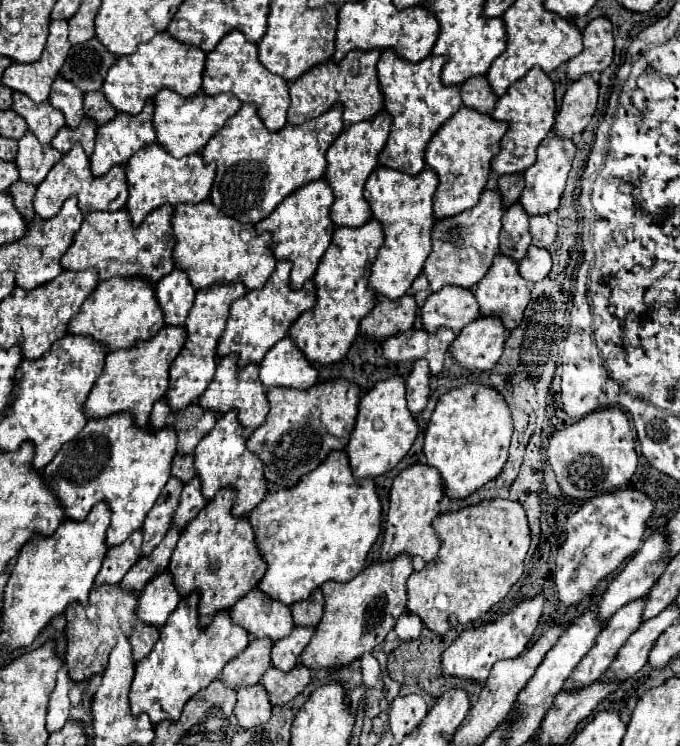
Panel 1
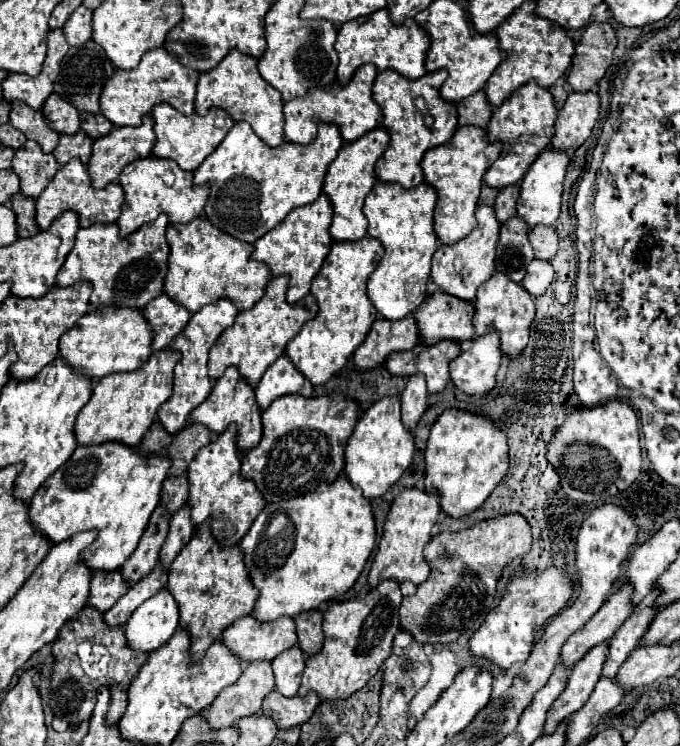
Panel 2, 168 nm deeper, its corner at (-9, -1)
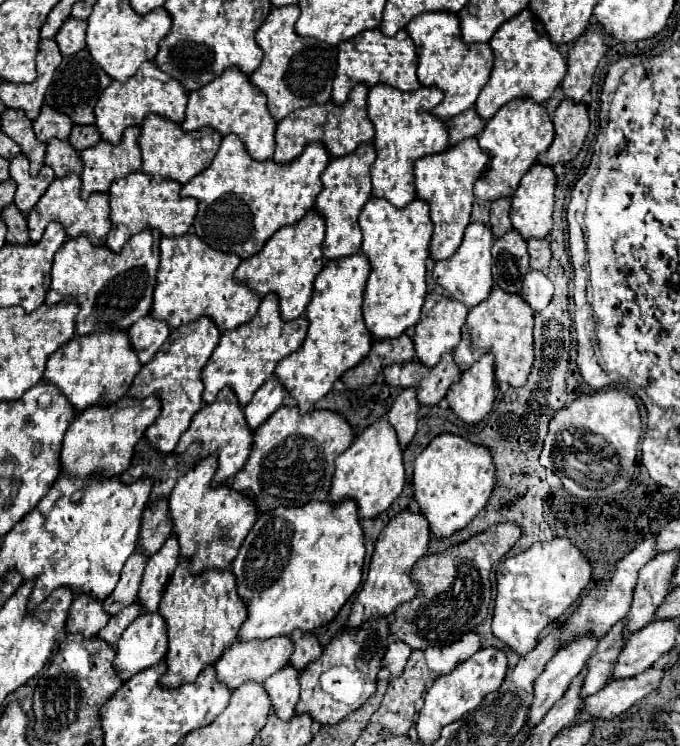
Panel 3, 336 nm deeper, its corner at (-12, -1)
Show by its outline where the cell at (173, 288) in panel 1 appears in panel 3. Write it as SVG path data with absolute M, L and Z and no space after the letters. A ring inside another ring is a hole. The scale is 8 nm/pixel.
M150 315L142 317L140 321L136 321L136 325L132 325L132 329L128 329L130 345L142 365L156 355L156 351L168 339L168 335L168 325L164 325L164 321L154 321L154 317Z

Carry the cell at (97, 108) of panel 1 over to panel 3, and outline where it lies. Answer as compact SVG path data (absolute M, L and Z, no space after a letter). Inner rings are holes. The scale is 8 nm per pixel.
M74 125L68 141L76 151L82 151L82 149L88 149L88 147L100 143L100 133L98 133L98 129L94 125L84 125L84 127Z

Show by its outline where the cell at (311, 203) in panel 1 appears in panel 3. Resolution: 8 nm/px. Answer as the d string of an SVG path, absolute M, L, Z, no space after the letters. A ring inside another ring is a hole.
M310 211L300 225L290 225L288 229L280 229L280 233L274 233L268 239L268 245L256 257L248 257L248 261L242 261L240 267L234 273L234 279L242 285L248 285L258 297L264 297L268 293L274 293L280 299L280 317L284 321L298 319L314 291L314 279L324 267L322 259L322 241L324 241L324 219Z

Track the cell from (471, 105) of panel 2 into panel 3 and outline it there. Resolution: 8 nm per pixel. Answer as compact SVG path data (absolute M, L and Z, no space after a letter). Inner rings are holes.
M468 109L452 117L446 125L448 125L448 135L450 135L450 145L456 145L468 137L478 137L486 123L476 115L474 109Z

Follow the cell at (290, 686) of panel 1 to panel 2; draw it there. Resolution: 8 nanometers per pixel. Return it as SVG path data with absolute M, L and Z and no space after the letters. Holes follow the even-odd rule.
M271 691L265 701L263 701L263 713L271 715L277 723L277 727L283 727L283 729L289 729L293 725L299 725L299 723L305 723L313 709L319 705L319 695L317 693L307 693L305 697L285 697L277 691Z

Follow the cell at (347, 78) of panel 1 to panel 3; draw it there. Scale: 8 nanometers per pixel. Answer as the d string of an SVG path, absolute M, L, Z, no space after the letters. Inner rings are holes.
M354 85L344 105L334 105L332 101L328 101L328 105L314 105L314 107L290 113L276 127L276 135L274 135L276 149L274 149L272 161L278 165L292 163L310 141L322 143L330 153L330 157L344 157L352 153L358 145L370 143L374 139L374 127L370 125L366 115L366 95L368 95L366 85Z

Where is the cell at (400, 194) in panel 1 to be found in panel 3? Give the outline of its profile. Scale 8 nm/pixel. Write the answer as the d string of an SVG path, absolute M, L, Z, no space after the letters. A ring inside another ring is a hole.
M372 197L360 217L358 217L360 229L362 229L362 253L370 261L370 275L364 291L364 323L370 331L370 335L376 341L382 339L394 339L406 333L410 327L414 327L420 321L420 311L422 311L422 301L426 295L426 259L428 259L428 245L432 237L432 221L428 217L428 203L426 201L412 201L404 209L396 209L384 199Z

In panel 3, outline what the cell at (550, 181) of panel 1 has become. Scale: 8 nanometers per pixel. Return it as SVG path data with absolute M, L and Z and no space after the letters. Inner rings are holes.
M532 165L532 169L522 177L516 193L512 195L512 209L510 221L512 227L524 237L546 237L552 231L552 209L554 209L554 191L556 191L556 175L552 167L546 165Z

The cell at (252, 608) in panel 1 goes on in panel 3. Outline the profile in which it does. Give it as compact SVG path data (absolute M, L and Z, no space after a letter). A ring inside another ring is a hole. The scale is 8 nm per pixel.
M274 637L272 641L236 641L232 649L228 649L228 653L224 653L224 657L220 657L220 661L214 665L216 679L230 691L238 689L242 683L248 681L264 683L264 679L268 679L288 663L290 655L292 655L290 637Z

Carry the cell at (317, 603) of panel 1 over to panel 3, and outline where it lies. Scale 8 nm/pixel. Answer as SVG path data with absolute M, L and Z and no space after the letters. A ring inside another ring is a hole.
M294 631L290 635L290 639L294 643L294 653L292 653L288 665L294 667L296 671L302 671L310 661L316 661L322 655L322 647L312 633Z

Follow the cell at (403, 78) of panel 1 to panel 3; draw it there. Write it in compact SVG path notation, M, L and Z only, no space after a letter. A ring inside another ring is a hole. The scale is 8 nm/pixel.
M374 85L368 93L368 119L376 129L374 149L376 161L370 169L372 195L390 201L394 207L406 207L416 195L412 193L414 161L426 155L442 153L448 149L446 125L430 115L430 109L442 101L442 91L436 87L422 87L414 93L392 89L390 85Z

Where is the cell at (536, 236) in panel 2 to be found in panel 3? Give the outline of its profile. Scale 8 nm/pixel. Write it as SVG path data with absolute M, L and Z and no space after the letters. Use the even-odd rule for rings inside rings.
M532 239L528 241L528 255L530 255L530 267L544 271L546 267L550 267L550 245L546 239Z

